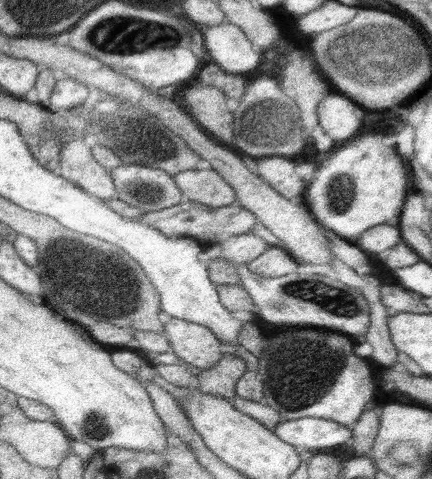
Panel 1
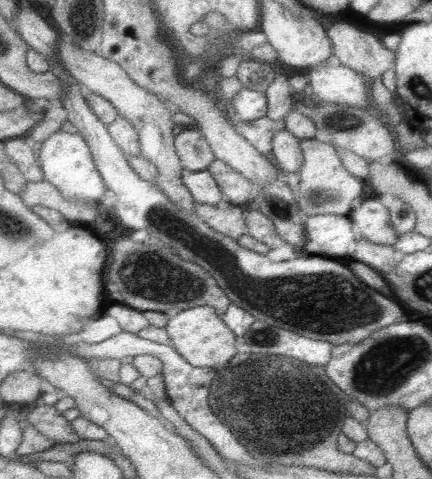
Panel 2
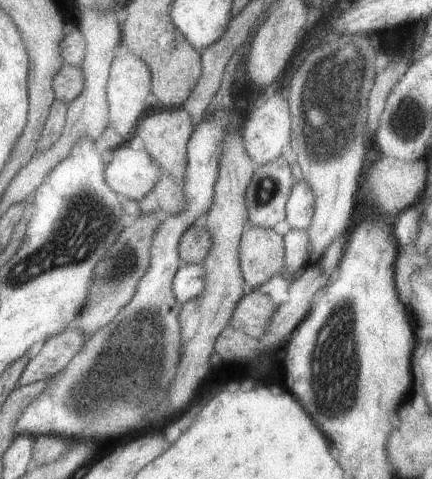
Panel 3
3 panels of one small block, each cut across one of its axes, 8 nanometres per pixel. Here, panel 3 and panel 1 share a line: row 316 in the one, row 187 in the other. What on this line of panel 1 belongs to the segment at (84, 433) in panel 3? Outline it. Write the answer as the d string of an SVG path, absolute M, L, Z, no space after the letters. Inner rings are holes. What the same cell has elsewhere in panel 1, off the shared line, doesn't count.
M119 164L109 170L117 200L147 212L159 212L179 204L181 190L171 174L139 164Z

